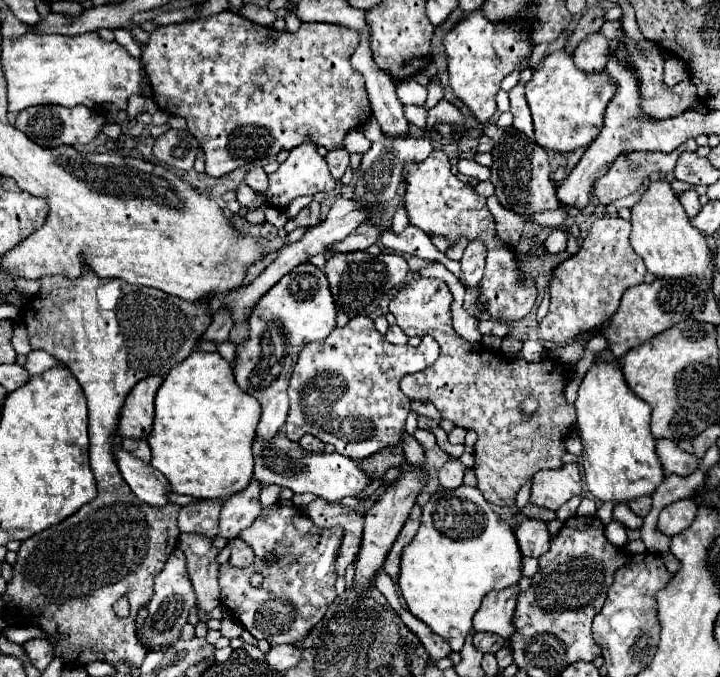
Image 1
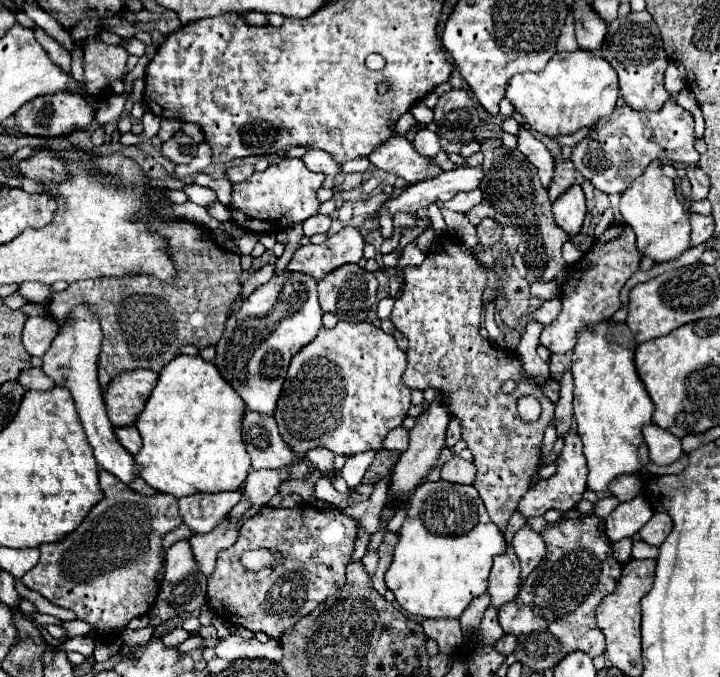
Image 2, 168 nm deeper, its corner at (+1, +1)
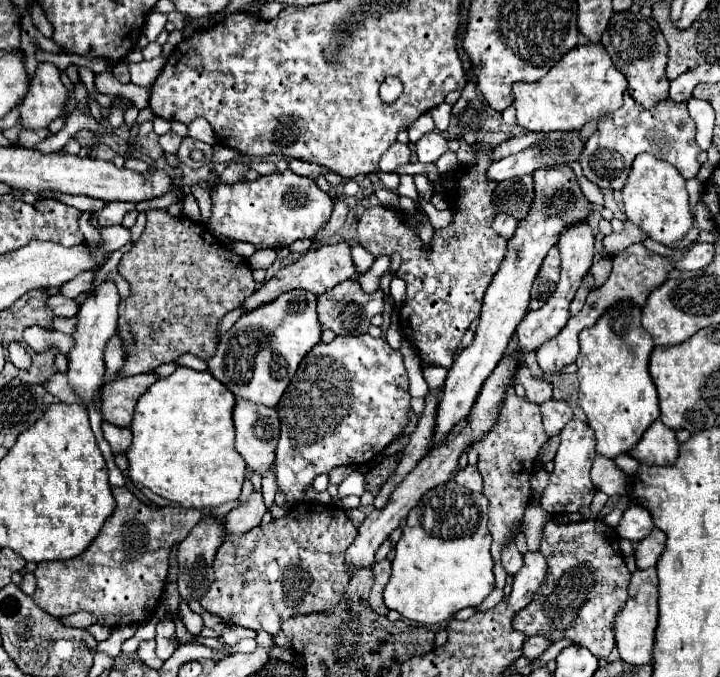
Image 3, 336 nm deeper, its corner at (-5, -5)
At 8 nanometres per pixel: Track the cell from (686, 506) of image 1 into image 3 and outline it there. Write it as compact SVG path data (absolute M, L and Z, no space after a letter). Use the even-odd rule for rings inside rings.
M653 529L643 541L639 541L637 549L635 549L635 561L637 561L637 569L647 569L647 567L655 567L661 553L663 553L663 545L665 545L665 533L659 529Z

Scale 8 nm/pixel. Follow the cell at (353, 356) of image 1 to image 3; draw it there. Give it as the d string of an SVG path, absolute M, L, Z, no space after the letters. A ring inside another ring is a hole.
M345 335L335 337L331 343L317 343L299 365L295 379L291 379L287 391L283 393L277 413L281 419L281 437L277 443L277 483L279 491L285 493L287 503L303 501L305 487L321 475L329 473L339 465L365 465L377 457L389 443L401 437L407 425L409 405L409 379L403 367L403 355L389 347L385 339L375 339L365 335Z

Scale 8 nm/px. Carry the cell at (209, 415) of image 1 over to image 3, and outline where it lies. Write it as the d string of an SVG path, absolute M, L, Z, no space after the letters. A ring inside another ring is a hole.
M177 367L169 377L157 379L157 383L151 385L149 391L137 401L131 423L133 441L131 449L125 451L129 461L129 477L135 487L159 507L179 505L187 509L211 509L227 501L235 501L241 495L247 465L233 447L233 403L235 395L231 395L231 391L227 391L227 387L223 387L223 383L213 379L207 371L199 373L189 367Z

